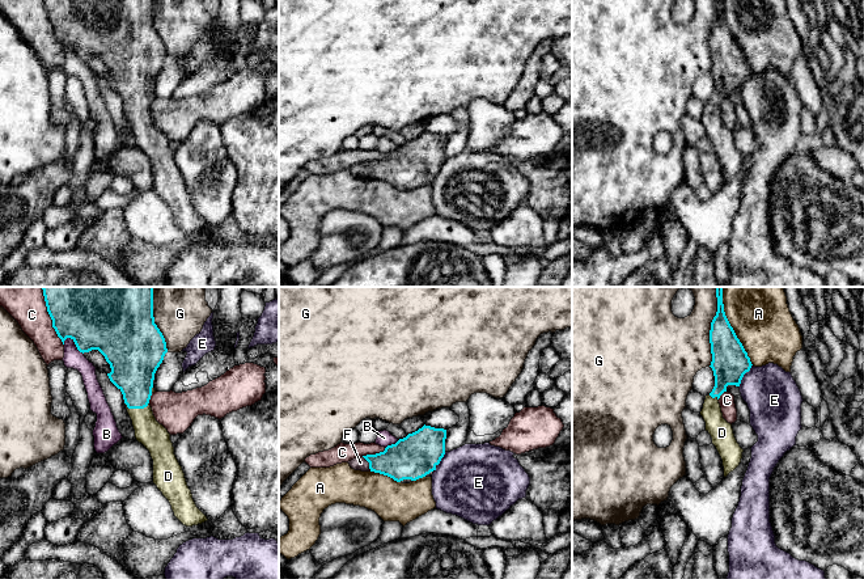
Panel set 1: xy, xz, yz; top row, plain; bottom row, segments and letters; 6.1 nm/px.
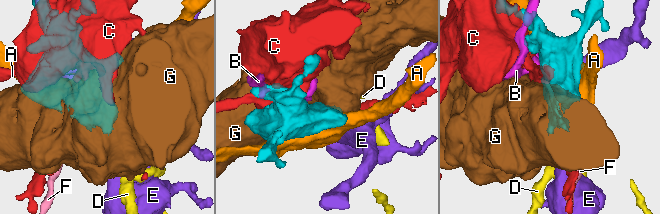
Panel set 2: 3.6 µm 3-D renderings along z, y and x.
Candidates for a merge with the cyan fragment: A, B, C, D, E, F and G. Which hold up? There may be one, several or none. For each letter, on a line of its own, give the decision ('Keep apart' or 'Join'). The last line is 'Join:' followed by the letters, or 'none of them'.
A: Keep apart
B: Keep apart
C: Keep apart
D: Join
E: Keep apart
F: Keep apart
G: Keep apart
Join: D

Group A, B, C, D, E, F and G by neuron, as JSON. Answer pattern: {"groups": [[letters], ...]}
{"groups": [["A"], ["B"], ["C"], ["D"], ["E"], ["F"], ["G"]]}

